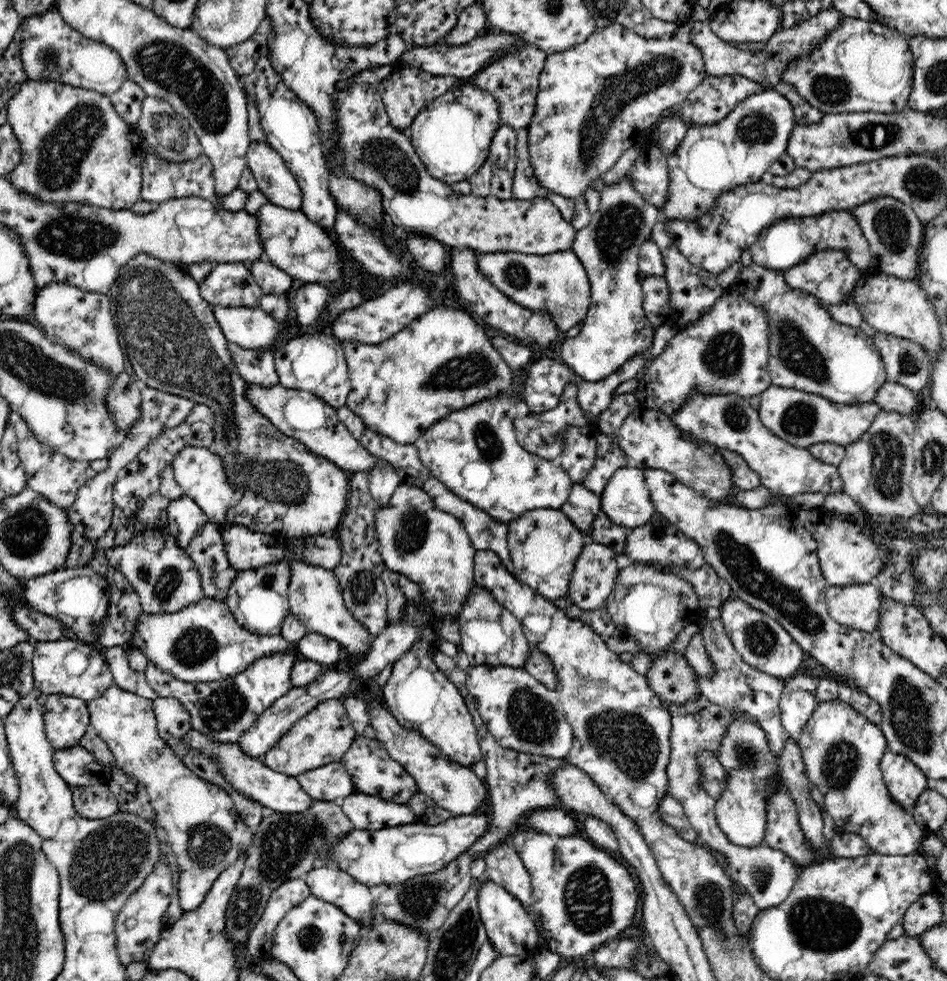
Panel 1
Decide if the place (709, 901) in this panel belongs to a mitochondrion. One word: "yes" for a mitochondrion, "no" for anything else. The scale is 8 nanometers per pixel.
yes

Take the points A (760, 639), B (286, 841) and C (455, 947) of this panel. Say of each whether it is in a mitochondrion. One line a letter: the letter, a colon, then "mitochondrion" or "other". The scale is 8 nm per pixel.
A: mitochondrion
B: mitochondrion
C: mitochondrion

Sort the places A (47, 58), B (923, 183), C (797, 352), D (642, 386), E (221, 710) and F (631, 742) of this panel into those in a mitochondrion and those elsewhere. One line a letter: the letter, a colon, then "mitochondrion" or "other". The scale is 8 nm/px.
A: mitochondrion
B: mitochondrion
C: mitochondrion
D: other
E: mitochondrion
F: mitochondrion

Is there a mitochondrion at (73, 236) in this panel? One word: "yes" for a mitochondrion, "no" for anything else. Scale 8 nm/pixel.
yes

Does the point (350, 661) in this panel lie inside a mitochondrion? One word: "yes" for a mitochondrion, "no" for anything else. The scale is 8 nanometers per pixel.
no

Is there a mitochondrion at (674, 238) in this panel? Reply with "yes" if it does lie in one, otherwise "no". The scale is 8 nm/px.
no

